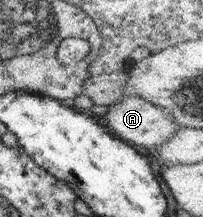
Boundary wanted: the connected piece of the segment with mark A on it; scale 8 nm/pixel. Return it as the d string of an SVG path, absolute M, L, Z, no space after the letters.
M124 96L118 102L108 106L108 113L103 115L104 124L107 130L119 140L148 149L155 148L170 138L177 129L183 128L176 126L176 122L171 119L168 111L155 104L150 104L147 100L140 97Z

